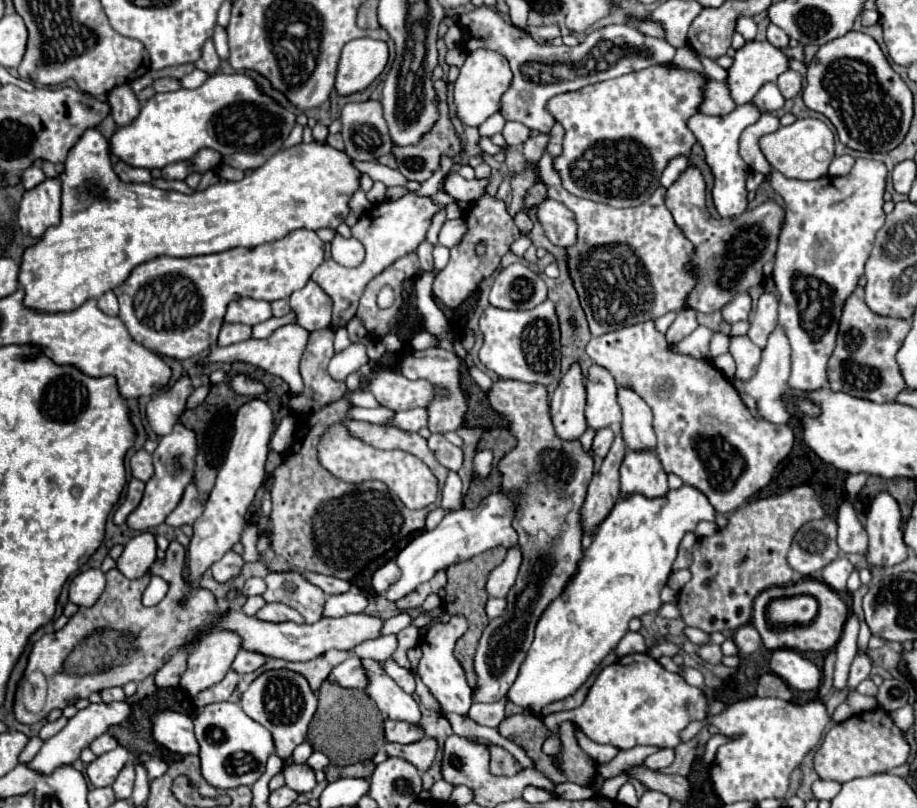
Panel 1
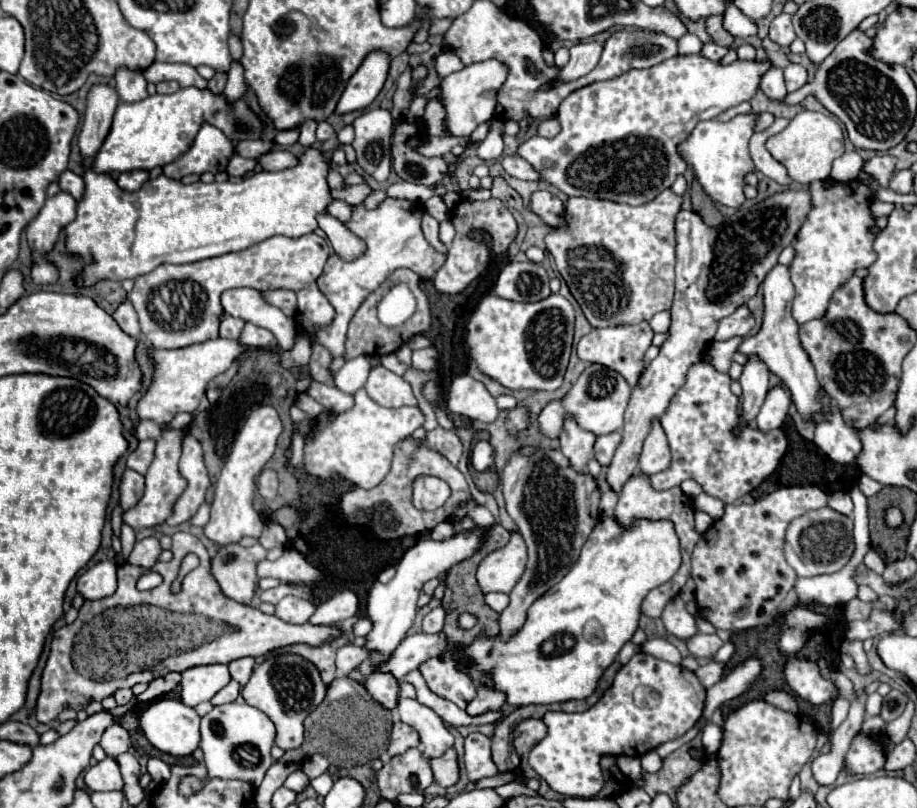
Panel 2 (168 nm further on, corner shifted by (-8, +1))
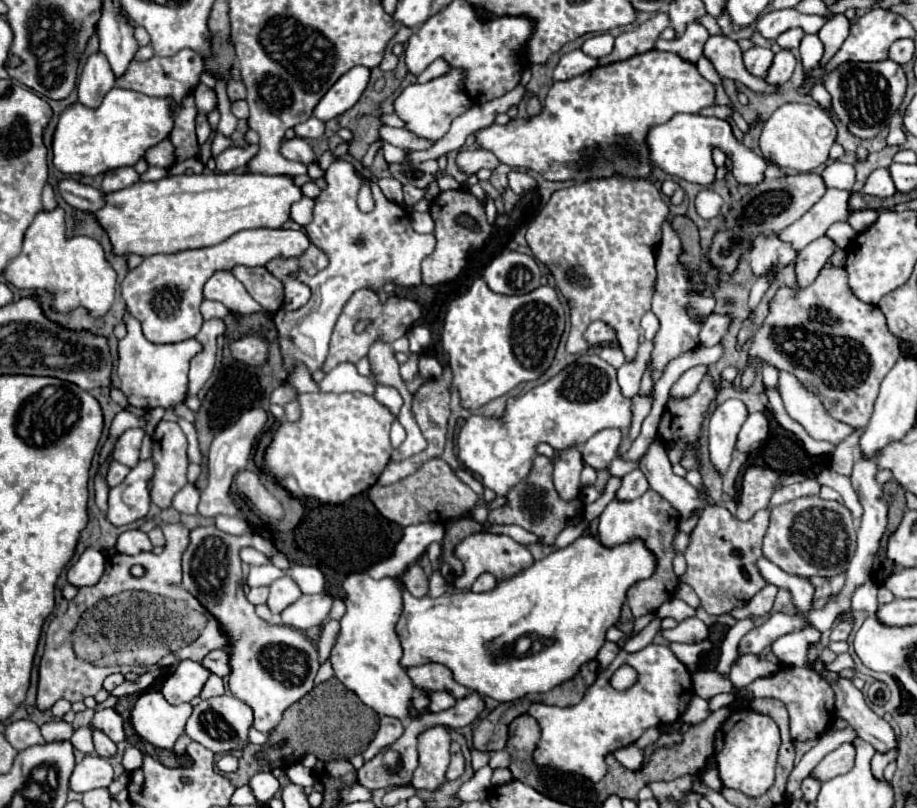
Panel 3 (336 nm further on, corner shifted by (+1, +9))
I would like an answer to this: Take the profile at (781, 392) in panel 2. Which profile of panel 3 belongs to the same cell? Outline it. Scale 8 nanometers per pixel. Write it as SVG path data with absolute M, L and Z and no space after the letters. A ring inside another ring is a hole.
M752 412L746 418L746 422L738 434L736 446L742 452L750 452L750 450L758 448L766 440L766 436L768 436L768 420L766 420L764 412Z

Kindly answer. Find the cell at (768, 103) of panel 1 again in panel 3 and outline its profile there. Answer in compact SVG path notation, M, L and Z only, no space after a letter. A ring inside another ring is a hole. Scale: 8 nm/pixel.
M754 46L750 50L744 52L744 66L746 70L752 74L752 76L758 76L758 78L764 78L772 66L772 50L768 48L760 48L760 46Z

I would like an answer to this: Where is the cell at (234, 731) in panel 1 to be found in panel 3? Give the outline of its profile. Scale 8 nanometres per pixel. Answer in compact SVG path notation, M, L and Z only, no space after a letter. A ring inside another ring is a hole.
M224 694L224 696L202 700L198 706L194 706L194 712L192 712L192 716L188 718L188 724L186 724L186 734L194 742L208 748L210 752L226 754L226 752L232 752L232 750L244 750L250 744L248 730L252 728L252 722L254 722L252 708L238 698Z

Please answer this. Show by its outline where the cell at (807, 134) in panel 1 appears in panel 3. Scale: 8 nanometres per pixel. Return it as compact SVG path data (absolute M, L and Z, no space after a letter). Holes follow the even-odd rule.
M784 104L766 120L764 130L760 134L760 148L764 158L780 168L812 172L828 162L828 152L834 140L836 124L822 108L810 104Z

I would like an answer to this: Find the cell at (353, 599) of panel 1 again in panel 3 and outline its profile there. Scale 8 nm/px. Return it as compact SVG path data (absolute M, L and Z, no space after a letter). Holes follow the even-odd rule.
M330 594L302 596L298 602L294 602L282 612L282 622L296 630L308 630L326 620L332 608L332 602L334 598Z

